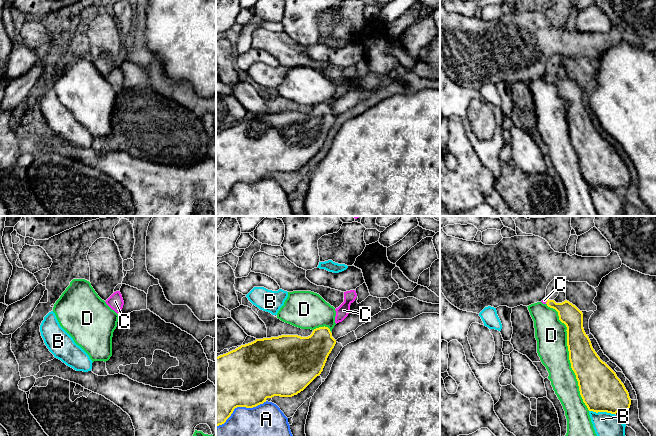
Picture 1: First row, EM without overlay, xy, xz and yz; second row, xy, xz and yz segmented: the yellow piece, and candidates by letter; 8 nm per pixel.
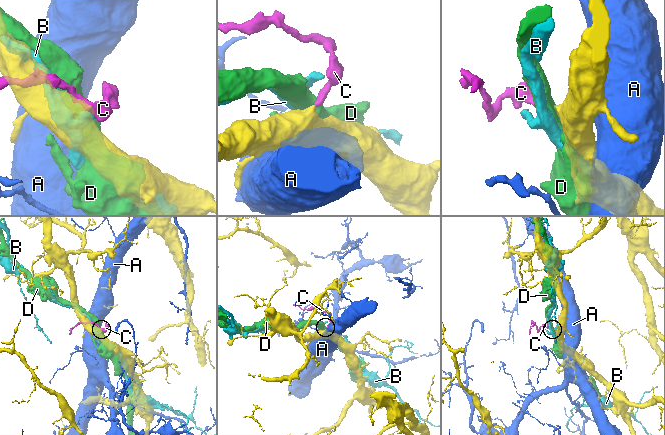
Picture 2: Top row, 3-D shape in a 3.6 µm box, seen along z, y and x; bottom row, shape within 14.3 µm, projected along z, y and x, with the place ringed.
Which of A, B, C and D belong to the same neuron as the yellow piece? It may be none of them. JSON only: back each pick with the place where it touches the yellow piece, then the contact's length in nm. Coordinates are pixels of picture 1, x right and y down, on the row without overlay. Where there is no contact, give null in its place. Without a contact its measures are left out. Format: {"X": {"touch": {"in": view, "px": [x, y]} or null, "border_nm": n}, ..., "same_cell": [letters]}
{"C": {"touch": {"in": "yz", "px": [547, 77]}, "border_nm": 40}, "same_cell": ["C"]}

